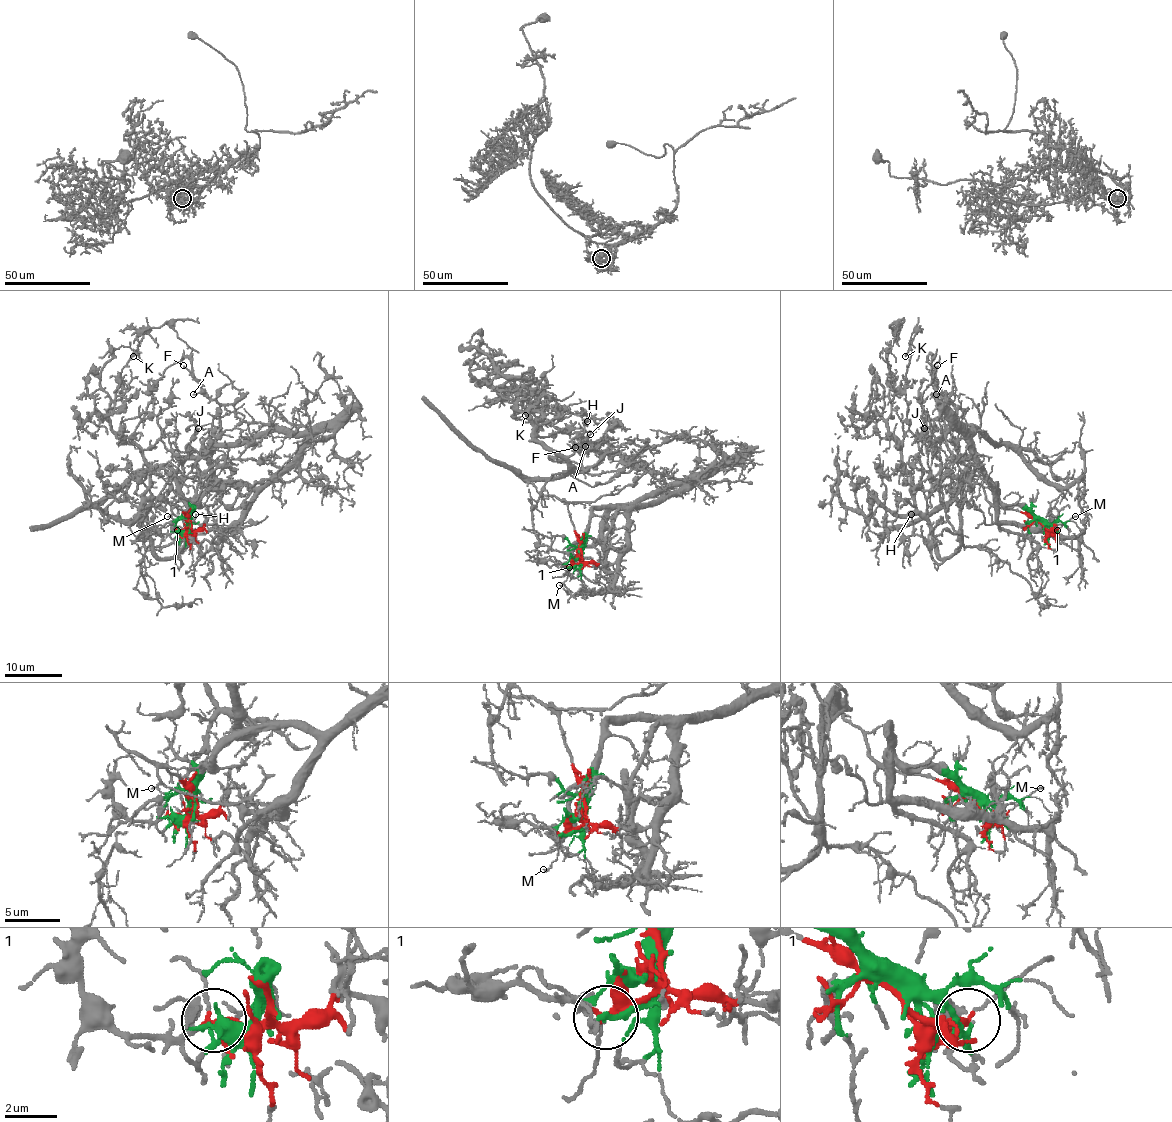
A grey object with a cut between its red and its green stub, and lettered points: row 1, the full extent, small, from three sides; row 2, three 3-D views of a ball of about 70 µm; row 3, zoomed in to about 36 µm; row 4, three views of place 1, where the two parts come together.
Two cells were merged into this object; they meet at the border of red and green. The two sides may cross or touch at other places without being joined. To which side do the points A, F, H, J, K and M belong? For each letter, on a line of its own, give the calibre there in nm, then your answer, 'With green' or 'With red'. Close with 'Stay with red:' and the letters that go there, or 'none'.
A: Thickness 130 nm. With red
F: Thickness 120 nm. With red
H: Thickness 130 nm. With red
J: Thickness 130 nm. With red
K: Thickness 180 nm. With red
M: Thickness 120 nm. With red
Stay with red: A, F, H, J, K, M

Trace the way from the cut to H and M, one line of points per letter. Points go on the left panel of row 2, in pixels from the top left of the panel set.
H: (189, 525), (138, 476), (163, 466), (170, 471), (186, 507), (181, 563), (196, 514)
M: (189, 525), (189, 530), (178, 531), (174, 520), (167, 517)

